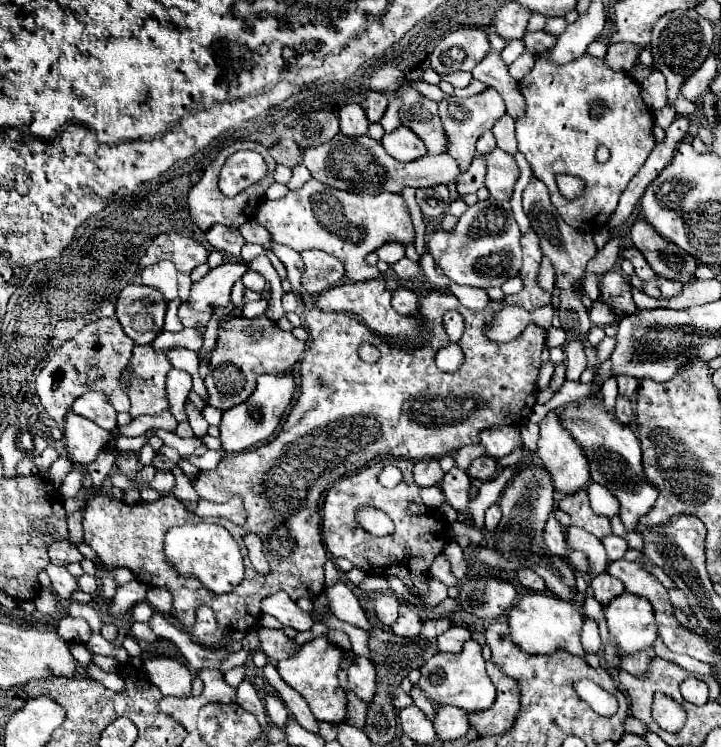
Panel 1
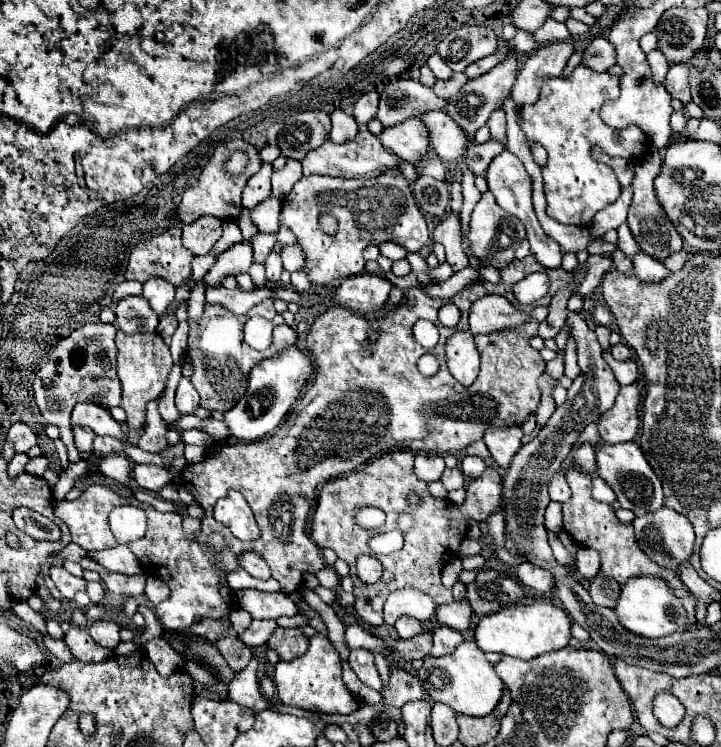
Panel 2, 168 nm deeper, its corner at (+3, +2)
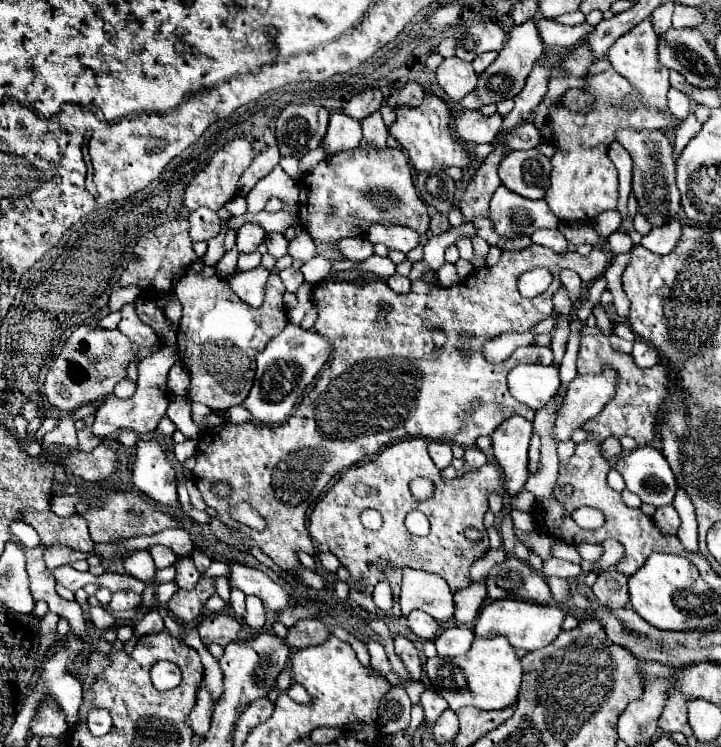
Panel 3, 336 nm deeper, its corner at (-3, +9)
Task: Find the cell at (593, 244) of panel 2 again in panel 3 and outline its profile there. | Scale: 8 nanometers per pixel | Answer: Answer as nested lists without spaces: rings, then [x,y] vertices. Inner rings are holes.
[[[560,223],[558,227],[562,231],[562,235],[566,235],[566,239],[574,245],[582,245],[582,243],[590,243],[590,245],[602,245],[606,239],[600,237],[590,225],[582,225],[582,223]]]

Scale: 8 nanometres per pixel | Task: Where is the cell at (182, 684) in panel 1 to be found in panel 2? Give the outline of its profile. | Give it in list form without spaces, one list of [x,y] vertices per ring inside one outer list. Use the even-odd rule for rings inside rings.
[[[152,638],[144,644],[148,658],[154,662],[156,670],[162,676],[170,676],[172,672],[180,670],[184,666],[182,656],[164,640],[164,638]]]

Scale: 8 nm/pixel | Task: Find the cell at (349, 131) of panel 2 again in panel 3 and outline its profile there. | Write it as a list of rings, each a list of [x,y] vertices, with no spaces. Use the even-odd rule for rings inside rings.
[[[332,113],[328,123],[328,133],[322,141],[328,153],[340,153],[356,149],[362,139],[360,123],[352,117],[346,117],[346,113]]]

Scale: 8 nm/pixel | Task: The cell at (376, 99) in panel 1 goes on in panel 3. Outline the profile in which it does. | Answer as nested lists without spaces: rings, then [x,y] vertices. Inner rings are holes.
[[[366,89],[364,93],[354,95],[354,97],[346,103],[346,107],[344,107],[342,111],[344,111],[346,115],[350,115],[350,117],[362,121],[362,119],[370,117],[372,113],[376,113],[376,111],[382,107],[382,103],[384,103],[384,95],[382,95],[380,89]]]

